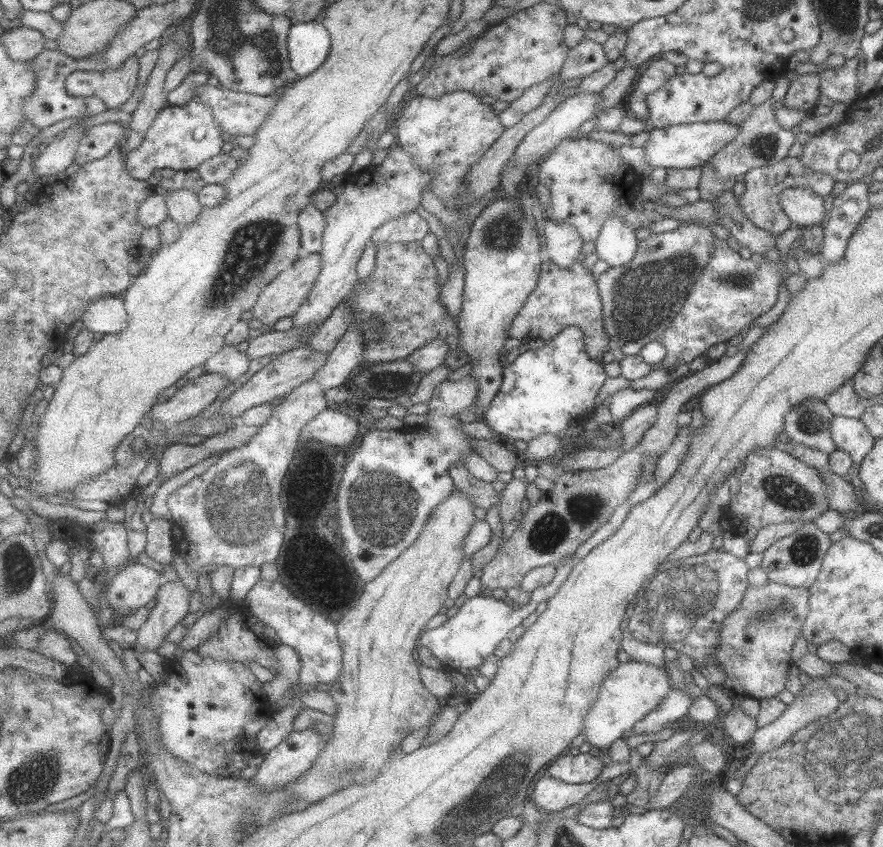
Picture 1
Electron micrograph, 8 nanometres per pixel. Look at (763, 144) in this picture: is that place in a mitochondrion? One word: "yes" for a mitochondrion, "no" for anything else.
yes

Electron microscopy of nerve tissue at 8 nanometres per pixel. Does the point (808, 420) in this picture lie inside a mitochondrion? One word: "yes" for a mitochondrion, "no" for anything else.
yes

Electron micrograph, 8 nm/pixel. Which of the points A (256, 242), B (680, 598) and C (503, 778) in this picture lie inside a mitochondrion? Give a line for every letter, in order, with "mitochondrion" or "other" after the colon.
A: mitochondrion
B: mitochondrion
C: mitochondrion

